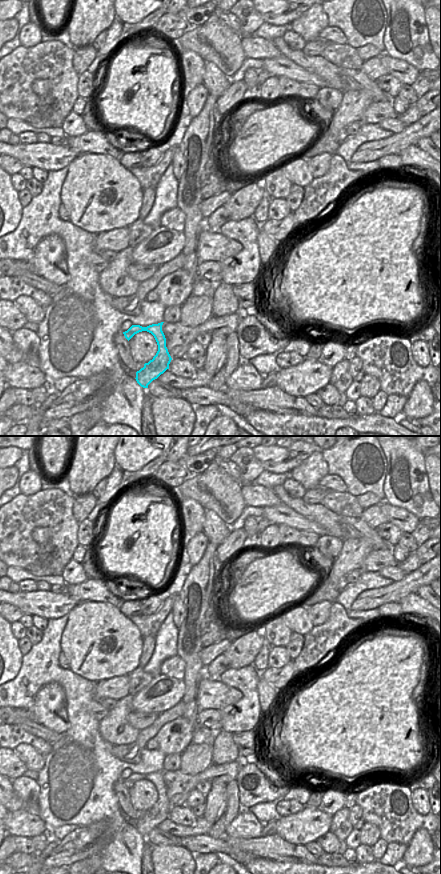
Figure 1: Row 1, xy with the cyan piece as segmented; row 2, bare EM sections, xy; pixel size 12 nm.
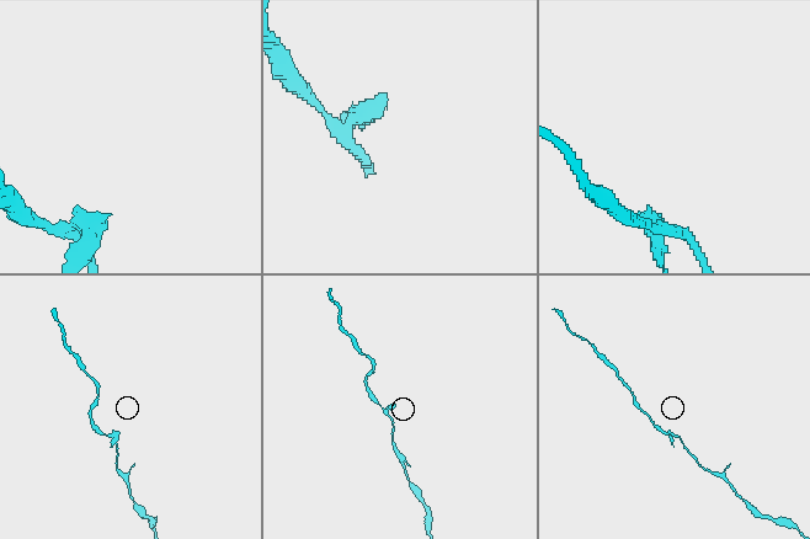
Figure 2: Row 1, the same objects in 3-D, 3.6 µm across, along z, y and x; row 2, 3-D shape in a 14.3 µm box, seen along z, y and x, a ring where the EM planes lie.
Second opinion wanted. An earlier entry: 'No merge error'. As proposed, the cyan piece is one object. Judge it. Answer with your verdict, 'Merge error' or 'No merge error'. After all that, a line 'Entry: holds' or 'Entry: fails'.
No merge error
Entry: holds

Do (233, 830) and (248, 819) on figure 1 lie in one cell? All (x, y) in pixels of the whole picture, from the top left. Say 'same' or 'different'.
same

